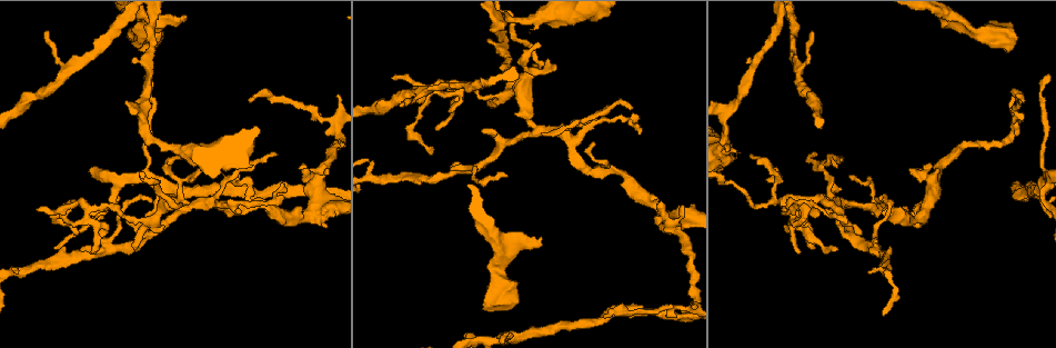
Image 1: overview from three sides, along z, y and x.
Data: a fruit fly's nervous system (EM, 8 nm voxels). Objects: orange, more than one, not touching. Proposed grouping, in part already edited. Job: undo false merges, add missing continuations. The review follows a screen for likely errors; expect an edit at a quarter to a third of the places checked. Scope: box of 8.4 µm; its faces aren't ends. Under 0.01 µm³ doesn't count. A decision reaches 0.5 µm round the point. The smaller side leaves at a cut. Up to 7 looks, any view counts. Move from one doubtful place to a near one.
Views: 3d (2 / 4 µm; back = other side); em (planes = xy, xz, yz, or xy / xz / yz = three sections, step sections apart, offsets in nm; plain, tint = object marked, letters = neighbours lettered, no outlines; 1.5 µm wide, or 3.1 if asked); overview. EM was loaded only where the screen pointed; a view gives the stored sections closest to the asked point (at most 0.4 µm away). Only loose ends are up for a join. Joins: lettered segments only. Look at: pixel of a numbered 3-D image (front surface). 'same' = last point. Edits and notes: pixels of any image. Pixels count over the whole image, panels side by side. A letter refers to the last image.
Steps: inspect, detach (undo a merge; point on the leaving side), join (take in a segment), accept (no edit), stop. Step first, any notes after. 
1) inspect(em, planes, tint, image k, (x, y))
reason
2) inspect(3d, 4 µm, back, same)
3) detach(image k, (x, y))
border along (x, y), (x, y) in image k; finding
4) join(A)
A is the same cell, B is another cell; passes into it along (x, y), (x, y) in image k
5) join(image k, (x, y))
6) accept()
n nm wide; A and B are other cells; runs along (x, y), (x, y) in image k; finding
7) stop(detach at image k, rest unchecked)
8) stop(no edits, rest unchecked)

inspect(em, planes, plain, image 1, (402, 106))
tapers out

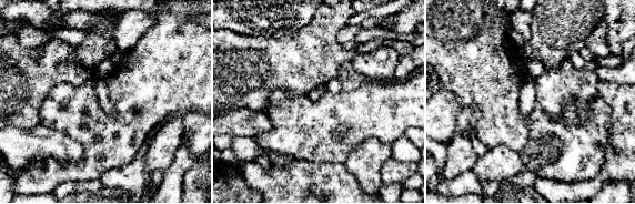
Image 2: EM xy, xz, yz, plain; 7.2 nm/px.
inspect(em, planes, tint, same)

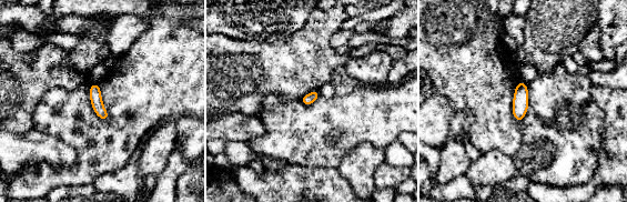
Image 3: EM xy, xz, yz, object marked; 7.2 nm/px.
inspect(em, planes, letters, same)

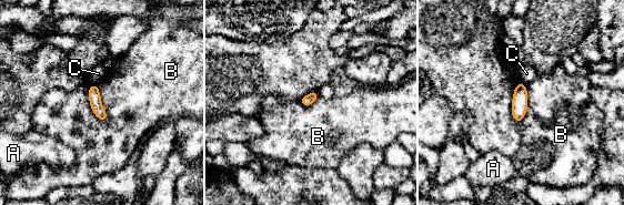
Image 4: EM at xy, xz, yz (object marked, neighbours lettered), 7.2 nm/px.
accept()
A, B and C are other cells; border along (91, 84), (90, 108), (106, 121) in image 4; no lettered segment goes on from it

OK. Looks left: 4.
inspect(3d, 2 µm, back, image 1, (197, 170))
branch stops here

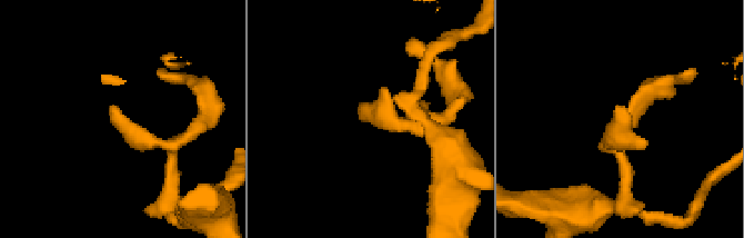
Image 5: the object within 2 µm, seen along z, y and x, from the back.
inspect(em, yz, step 8, letters, image 5, (617, 106))

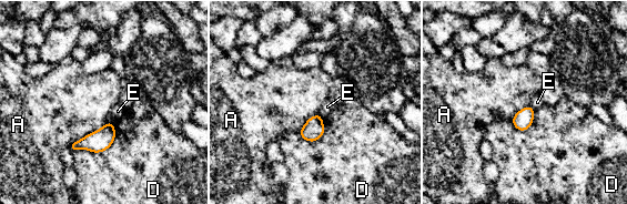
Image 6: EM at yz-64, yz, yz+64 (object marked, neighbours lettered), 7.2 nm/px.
accept()
130 nm wide; A, D and E are other cells; border along (109, 121), (68, 145) in image 6; no lettered segment goes on from it

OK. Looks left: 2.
inspect(em, yz, step 8, tint, image 1, (286, 189))
free end

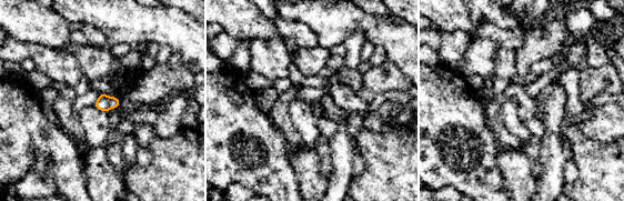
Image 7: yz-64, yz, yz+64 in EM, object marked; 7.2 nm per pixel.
inspect(em, planes, letters, same)
another direction

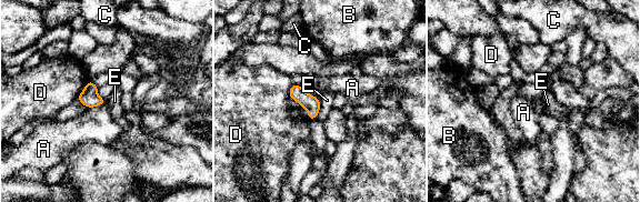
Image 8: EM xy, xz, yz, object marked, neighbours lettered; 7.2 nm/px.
accept()
120 nm wide; A, B, C, D and E are other cells; border along (320, 100), (320, 110), (314, 118) in image 8; no lettered segment goes on from it

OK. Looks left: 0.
stop(no edits, rest unchecked)

